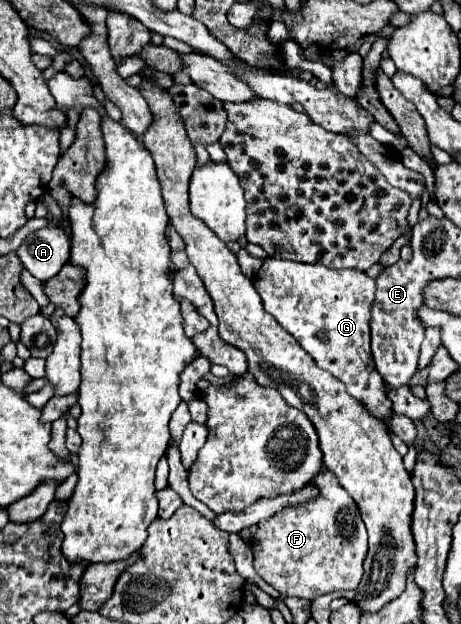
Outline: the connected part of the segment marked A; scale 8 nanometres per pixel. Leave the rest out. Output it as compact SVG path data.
M49 226L43 230L31 232L19 246L17 254L23 266L37 280L47 282L63 268L63 264L67 264L69 248L71 248L69 236L61 228Z

